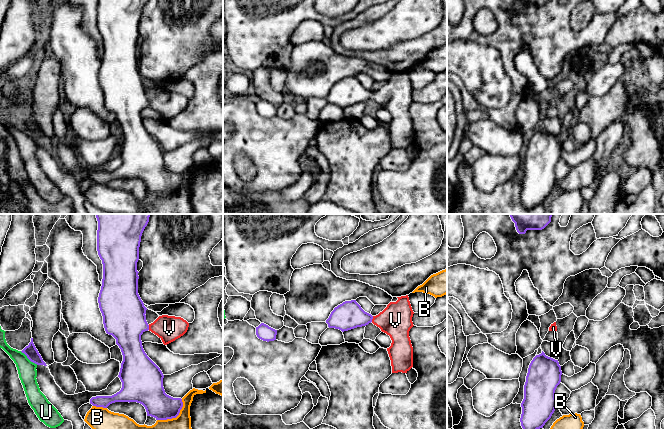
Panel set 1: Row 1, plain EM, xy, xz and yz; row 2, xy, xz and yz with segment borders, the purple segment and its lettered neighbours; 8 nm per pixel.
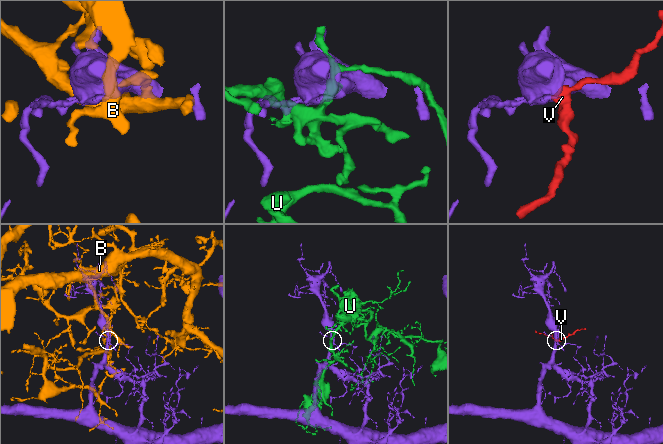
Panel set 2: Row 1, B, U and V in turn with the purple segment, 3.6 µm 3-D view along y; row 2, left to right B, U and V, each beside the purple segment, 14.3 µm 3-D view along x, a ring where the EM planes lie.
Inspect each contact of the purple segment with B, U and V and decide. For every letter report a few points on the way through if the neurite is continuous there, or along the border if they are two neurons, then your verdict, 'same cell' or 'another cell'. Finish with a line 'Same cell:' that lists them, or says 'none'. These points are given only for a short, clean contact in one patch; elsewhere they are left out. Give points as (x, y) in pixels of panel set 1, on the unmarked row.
B: another cell
U: another cell
V: runs through xz (349, 91), (359, 94), (372, 94), (395, 96); same cell
Same cell: V

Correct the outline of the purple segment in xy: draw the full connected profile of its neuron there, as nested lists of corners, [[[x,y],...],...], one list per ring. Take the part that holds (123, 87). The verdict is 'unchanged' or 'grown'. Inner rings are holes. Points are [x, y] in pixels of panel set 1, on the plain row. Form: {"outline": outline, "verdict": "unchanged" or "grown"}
{"outline": [[[98,0],[97,27],[103,40],[102,62],[98,73],[99,84],[103,92],[103,100],[107,110],[116,115],[121,125],[123,137],[118,153],[122,164],[112,172],[96,172],[90,175],[90,180],[107,184],[115,178],[137,178],[142,180],[147,192],[156,196],[176,194],[183,183],[181,174],[173,174],[165,169],[163,163],[164,151],[160,144],[145,129],[141,111],[151,107],[167,121],[183,112],[189,99],[181,93],[162,91],[153,99],[146,97],[146,86],[138,70],[139,23],[141,12],[147,0]]], "verdict": "grown"}

